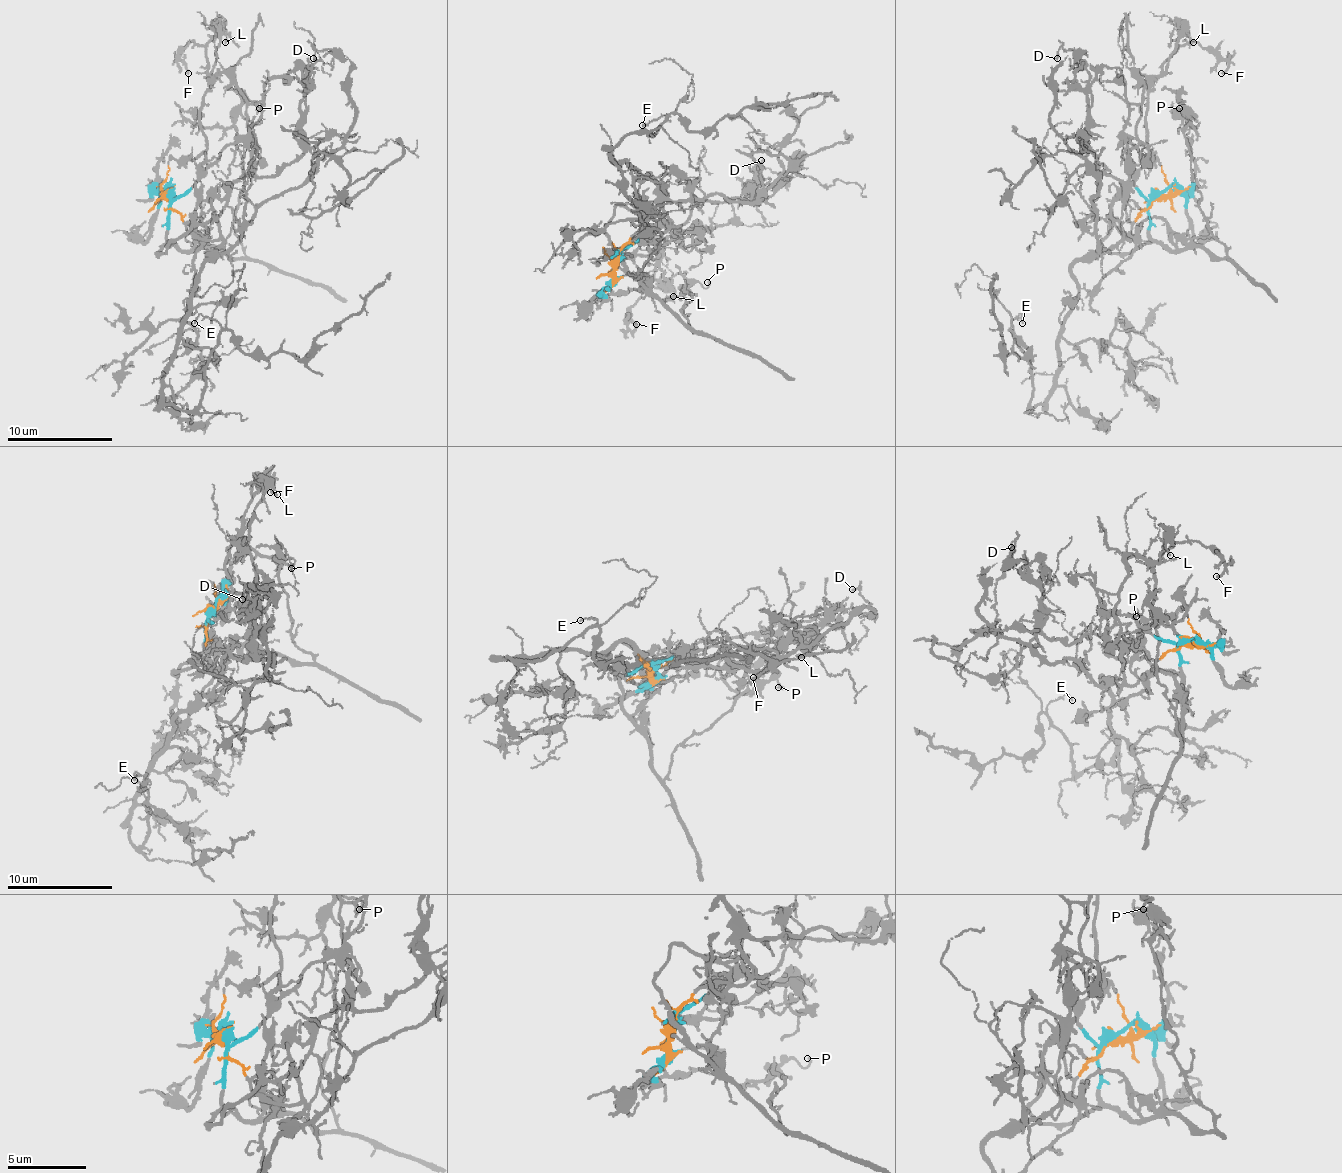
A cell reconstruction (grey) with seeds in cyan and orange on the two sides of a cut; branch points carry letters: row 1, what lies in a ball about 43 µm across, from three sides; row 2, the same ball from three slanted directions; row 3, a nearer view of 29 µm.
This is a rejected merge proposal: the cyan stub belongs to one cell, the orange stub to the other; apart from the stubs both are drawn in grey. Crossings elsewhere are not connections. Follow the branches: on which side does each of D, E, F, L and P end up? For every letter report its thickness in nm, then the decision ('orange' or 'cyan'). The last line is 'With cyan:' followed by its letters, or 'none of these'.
D: 130 nm thick; orange
E: 110 nm thick; orange
F: 160 nm thick; cyan
L: 110 nm thick; cyan
P: 130 nm thick; cyan
With cyan: F, L, P

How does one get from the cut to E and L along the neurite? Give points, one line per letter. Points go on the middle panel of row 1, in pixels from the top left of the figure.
E: (617, 265), (632, 236), (669, 225), (662, 188), (611, 156), (632, 133), (654, 135), (669, 117), (643, 125)
L: (617, 265), (622, 252), (646, 239), (654, 252), (648, 249), (656, 254), (654, 281), (672, 289), (672, 297)

